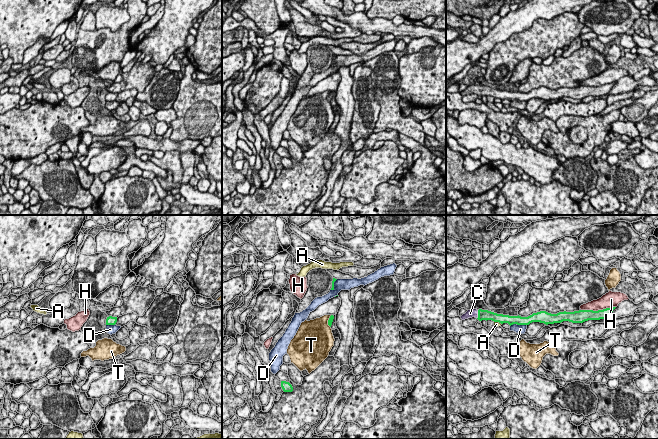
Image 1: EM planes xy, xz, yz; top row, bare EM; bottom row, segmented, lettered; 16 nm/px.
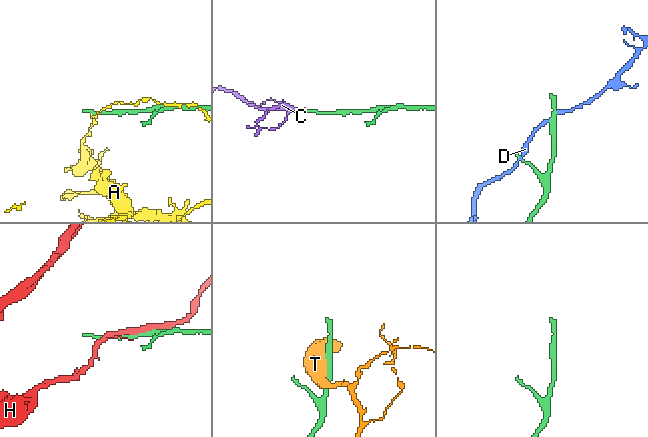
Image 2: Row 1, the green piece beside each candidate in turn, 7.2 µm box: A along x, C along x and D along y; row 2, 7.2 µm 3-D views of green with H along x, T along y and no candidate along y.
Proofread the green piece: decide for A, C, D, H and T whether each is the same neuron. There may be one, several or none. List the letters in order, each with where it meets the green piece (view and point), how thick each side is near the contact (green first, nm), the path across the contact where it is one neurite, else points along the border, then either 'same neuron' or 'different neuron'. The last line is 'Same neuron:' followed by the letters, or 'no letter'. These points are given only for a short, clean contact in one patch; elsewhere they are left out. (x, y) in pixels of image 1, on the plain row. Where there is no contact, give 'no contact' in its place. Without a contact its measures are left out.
A: meets green in yz at (498, 97); 160 nm thick on the green side, 100 nm on the other; border along yz (494, 97), (498, 97), (501, 100); different neuron
C: meets green in yz at (478, 90); 160 nm thick on the green side, 130 nm on the other; runs through yz (486, 91), (478, 90), (470, 89); same neuron
D: meets green in yz at (518, 100); 140 nm thick on the green side, 160 nm on the other; different neuron
H: meets green in yz at (598, 86); 190 nm thick on the green side, 240 nm on the other; different neuron
T: meets green in xz at (328, 97); 70 nm thick on the green side, 440 nm on the other; different neuron
Same neuron: C

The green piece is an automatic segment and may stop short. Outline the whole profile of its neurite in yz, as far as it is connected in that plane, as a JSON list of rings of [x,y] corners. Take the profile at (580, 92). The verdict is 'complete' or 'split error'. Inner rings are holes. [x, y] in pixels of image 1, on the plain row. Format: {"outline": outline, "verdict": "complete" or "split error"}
{"outline": [[[610,83],[603,86],[579,86],[574,88],[559,88],[557,90],[551,90],[546,87],[540,87],[533,89],[528,93],[521,92],[509,92],[503,90],[497,90],[488,86],[482,85],[470,85],[461,93],[462,96],[475,93],[479,97],[492,96],[501,100],[508,99],[510,102],[513,100],[517,101],[529,101],[532,98],[540,98],[546,101],[561,99],[563,97],[569,97],[572,99],[583,99],[588,96],[600,96],[608,94],[616,83]]], "verdict": "split error"}

